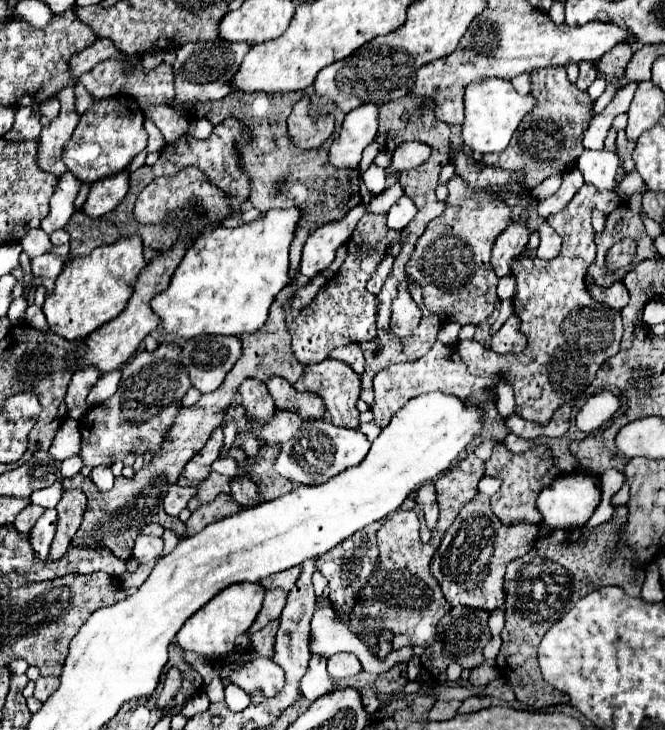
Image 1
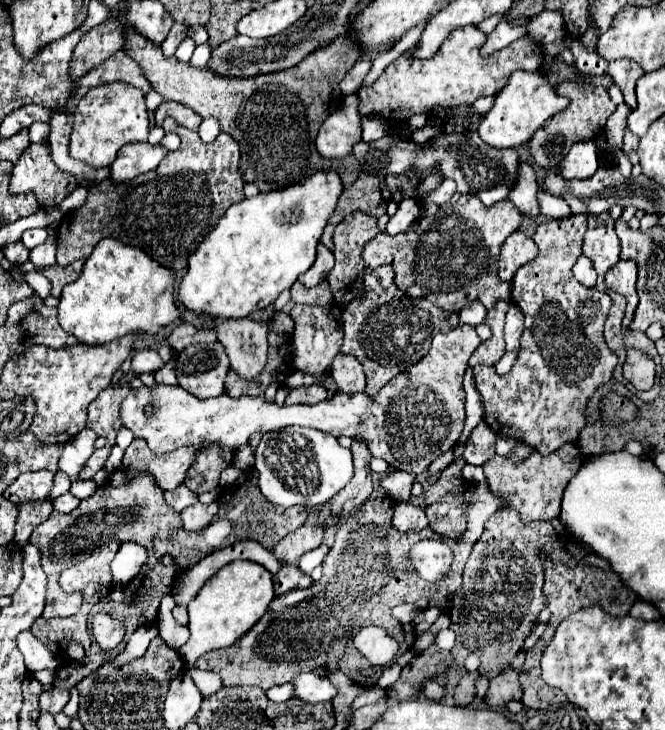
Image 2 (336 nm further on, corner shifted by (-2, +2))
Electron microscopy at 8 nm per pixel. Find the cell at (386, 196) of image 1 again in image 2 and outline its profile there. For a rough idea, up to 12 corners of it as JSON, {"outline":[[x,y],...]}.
{"outline":[[318,243],[314,265],[298,277],[316,287],[334,267],[334,255]]}

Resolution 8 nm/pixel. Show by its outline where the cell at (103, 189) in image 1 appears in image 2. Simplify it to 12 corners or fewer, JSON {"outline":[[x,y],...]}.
{"outline":[[150,143],[124,145],[110,165],[110,179],[124,183],[164,159]]}

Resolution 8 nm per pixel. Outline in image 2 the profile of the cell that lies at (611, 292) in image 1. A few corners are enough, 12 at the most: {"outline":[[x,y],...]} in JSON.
{"outline":[[618,261],[606,273],[608,289],[628,299],[624,321],[630,325],[636,295],[636,263]]}

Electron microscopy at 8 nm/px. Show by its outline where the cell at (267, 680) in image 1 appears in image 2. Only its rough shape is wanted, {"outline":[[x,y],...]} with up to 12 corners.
{"outline":[[298,673],[290,683],[306,703],[330,701],[336,689],[328,677]]}

